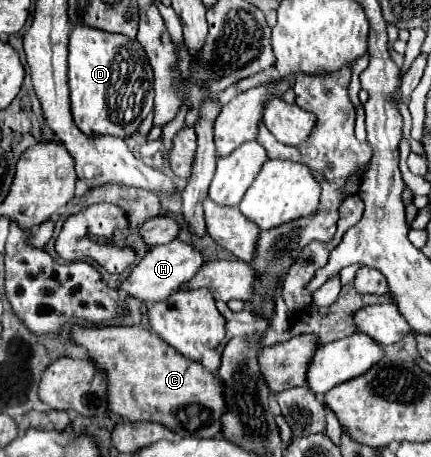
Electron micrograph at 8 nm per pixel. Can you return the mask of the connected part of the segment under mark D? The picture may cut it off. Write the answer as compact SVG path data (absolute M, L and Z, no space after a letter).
M74 27L68 43L68 87L70 87L70 107L72 117L78 129L88 135L114 135L120 139L128 139L138 133L140 123L154 107L154 77L148 57L140 43L134 43L126 35L104 35L104 31L92 31L92 27Z

